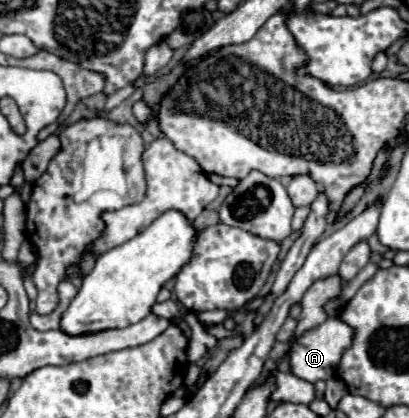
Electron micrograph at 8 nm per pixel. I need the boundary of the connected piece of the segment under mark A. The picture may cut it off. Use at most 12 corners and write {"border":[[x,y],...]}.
{"border":[[338,317],[304,333],[290,349],[292,373],[330,379],[354,329]]}

